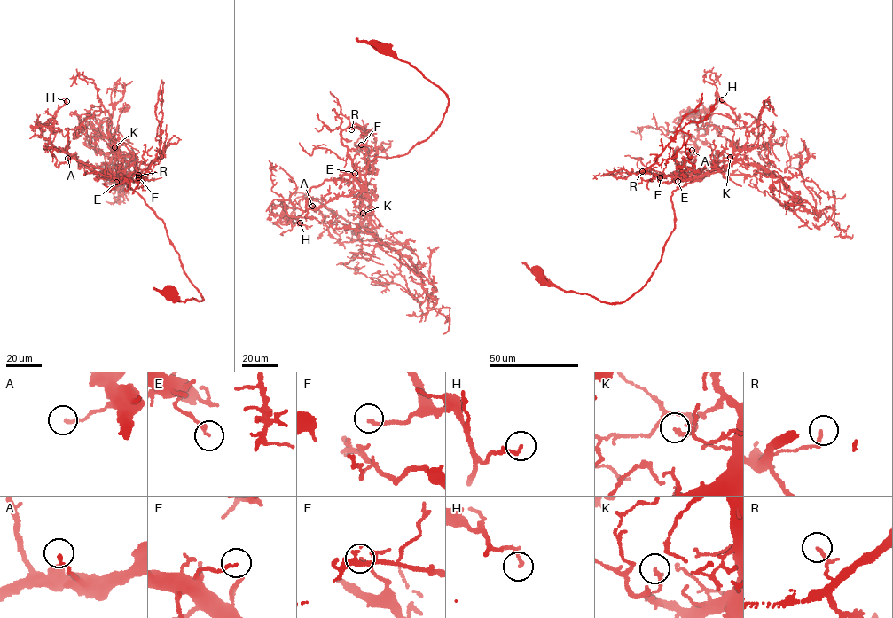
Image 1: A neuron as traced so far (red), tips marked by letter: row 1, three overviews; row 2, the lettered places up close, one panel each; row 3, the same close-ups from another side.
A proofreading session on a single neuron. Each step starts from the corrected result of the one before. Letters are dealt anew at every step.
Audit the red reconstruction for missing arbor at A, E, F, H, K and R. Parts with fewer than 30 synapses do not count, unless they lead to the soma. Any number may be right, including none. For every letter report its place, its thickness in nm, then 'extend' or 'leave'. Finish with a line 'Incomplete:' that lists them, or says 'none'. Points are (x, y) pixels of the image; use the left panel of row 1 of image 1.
A: (67, 158) | 150 nm | leave
E: (116, 182) | 160 nm | leave
F: (138, 177) | 120 nm | leave
H: (66, 101) | 110 nm | leave
K: (114, 147) | 170 nm | leave
R: (138, 175) | 110 nm | leave
Incomplete: none

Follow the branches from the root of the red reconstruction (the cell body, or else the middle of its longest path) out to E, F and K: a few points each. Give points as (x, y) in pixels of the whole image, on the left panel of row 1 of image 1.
E: (169, 289), (179, 301), (202, 299), (184, 271), (164, 222), (122, 176), (113, 178), (116, 182)
F: (169, 289), (179, 301), (202, 299), (184, 271), (164, 222), (125, 183), (121, 172), (135, 171), (138, 177)
K: (169, 289), (179, 301), (202, 299), (184, 271), (164, 222), (124, 182), (120, 152), (114, 147)

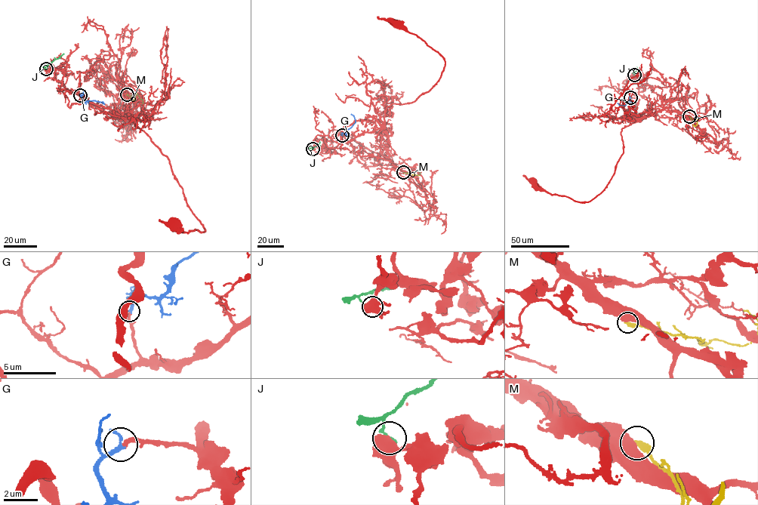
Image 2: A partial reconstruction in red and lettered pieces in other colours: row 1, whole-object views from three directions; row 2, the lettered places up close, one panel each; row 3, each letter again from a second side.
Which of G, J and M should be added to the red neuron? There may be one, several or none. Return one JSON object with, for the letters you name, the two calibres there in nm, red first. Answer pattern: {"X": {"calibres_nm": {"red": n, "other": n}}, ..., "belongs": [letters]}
{"G": {"calibres_nm": {"red": 240, "other": 280}}, "belongs": ["G"]}

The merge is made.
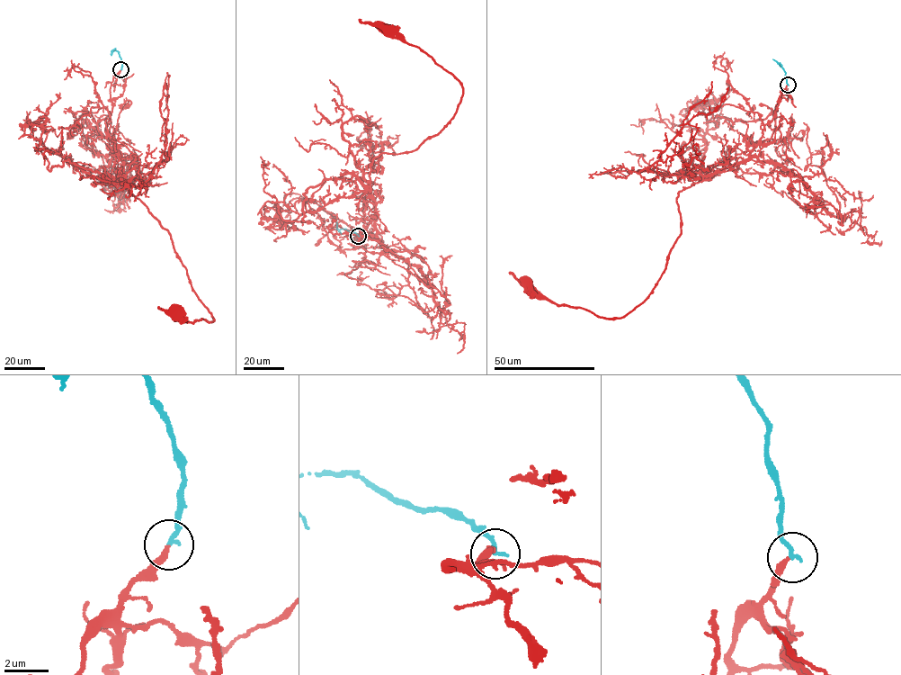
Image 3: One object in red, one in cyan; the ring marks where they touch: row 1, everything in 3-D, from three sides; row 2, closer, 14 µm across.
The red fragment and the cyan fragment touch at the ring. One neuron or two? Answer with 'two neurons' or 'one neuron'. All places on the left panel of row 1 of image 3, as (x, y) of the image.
one neuron

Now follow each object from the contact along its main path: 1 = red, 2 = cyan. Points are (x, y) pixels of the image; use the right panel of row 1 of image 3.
1: (788, 85), (747, 158), (679, 191), (680, 235), (644, 301), (623, 317), (600, 318), (548, 301), (529, 282)
2: (788, 85), (780, 62), (772, 59)

